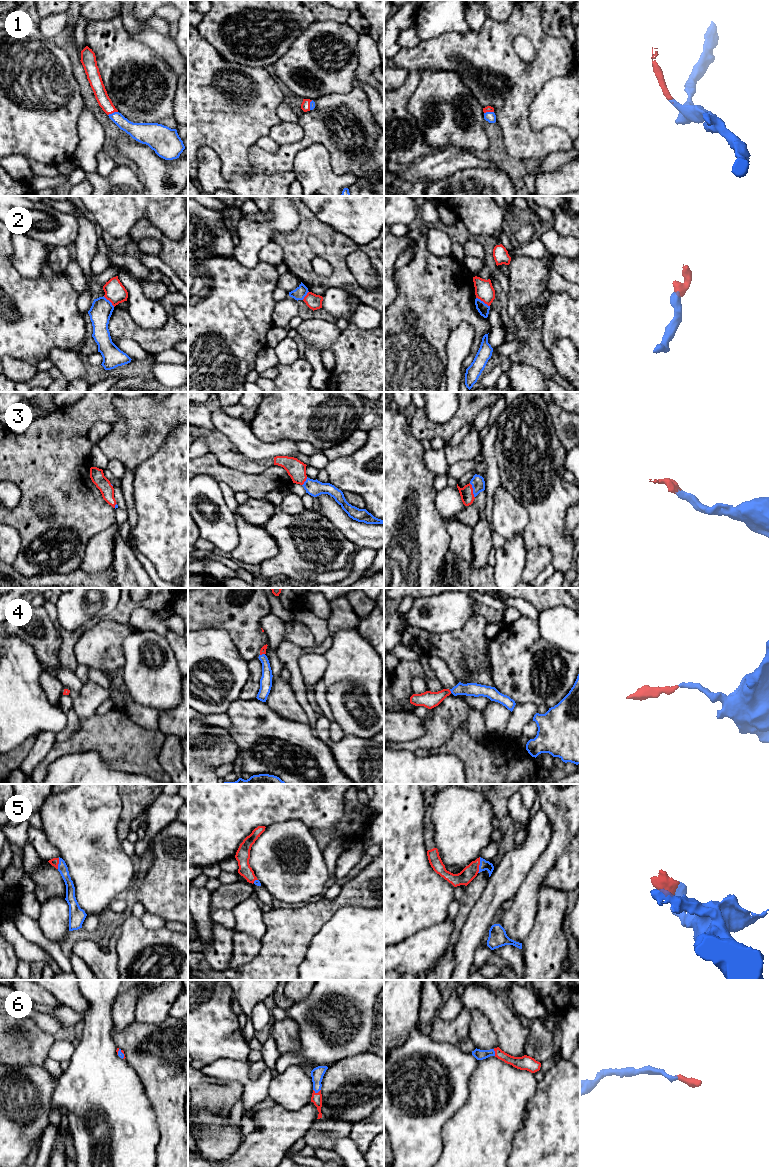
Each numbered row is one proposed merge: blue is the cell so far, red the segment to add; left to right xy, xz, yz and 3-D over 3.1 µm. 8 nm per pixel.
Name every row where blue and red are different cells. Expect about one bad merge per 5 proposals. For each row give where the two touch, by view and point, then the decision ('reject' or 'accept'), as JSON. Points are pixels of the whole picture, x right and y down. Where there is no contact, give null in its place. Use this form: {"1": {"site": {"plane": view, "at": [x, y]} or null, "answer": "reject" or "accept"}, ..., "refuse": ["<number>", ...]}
{"1": {"site": {"plane": "xy", "at": [112, 113]}, "answer": "accept"}, "2": {"site": {"plane": "yz", "at": [482, 301]}, "answer": "reject"}, "3": {"site": {"plane": "yz", "at": [473, 490]}, "answer": "accept"}, "4": {"site": {"plane": "yz", "at": [450, 690]}, "answer": "accept"}, "5": {"site": {"plane": "yz", "at": [479, 865]}, "answer": "accept"}, "6": {"site": {"plane": "xz", "at": [316, 1092]}, "answer": "accept"}, "refuse": ["2"]}

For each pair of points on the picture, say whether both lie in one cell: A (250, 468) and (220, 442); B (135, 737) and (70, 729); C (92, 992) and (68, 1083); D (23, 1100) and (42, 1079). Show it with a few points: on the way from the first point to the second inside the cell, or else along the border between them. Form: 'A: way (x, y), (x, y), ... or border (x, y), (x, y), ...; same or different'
A: way (242, 463), (227, 450); same
B: border (80, 718), (78, 728), (66, 739), (57, 742); different
C: way (96, 1015), (96, 1054), (91, 1060); same
D: way (26, 1095), (37, 1084); same

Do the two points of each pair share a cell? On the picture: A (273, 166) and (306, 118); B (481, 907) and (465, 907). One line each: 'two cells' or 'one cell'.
A: one cell
B: two cells

